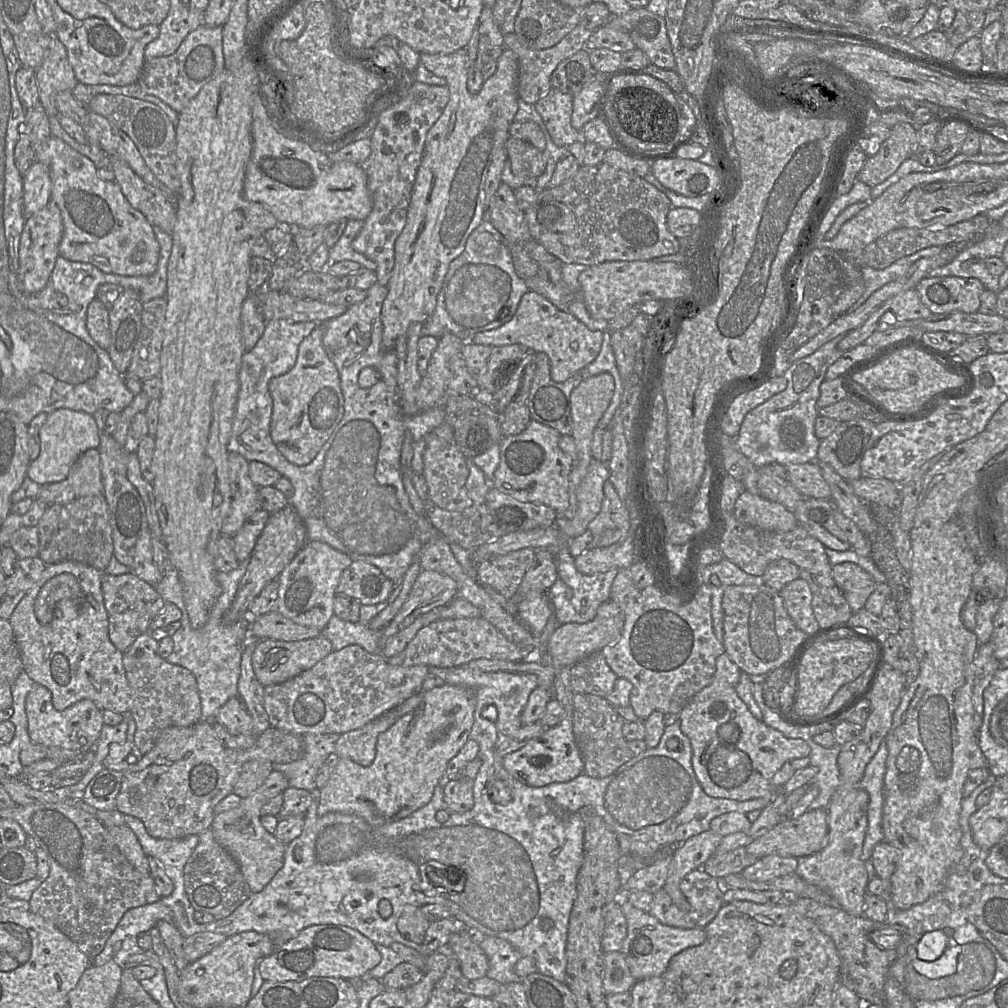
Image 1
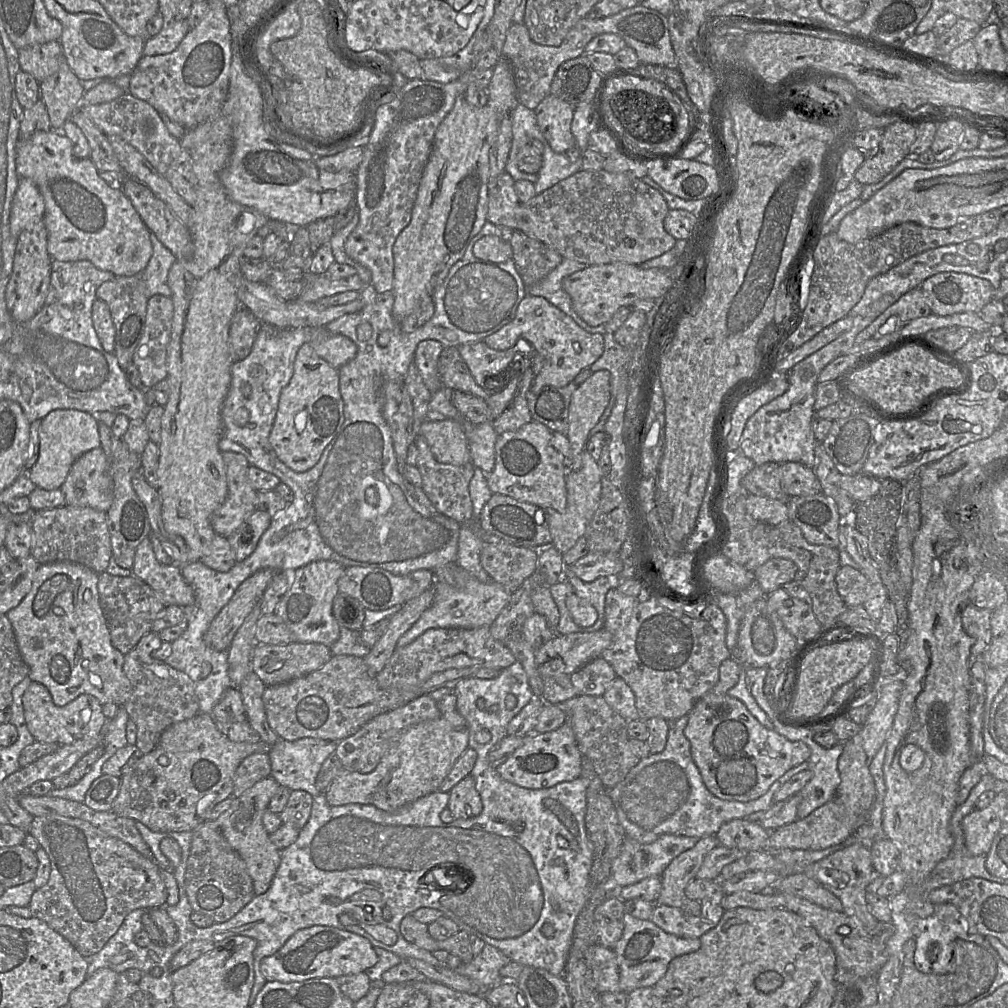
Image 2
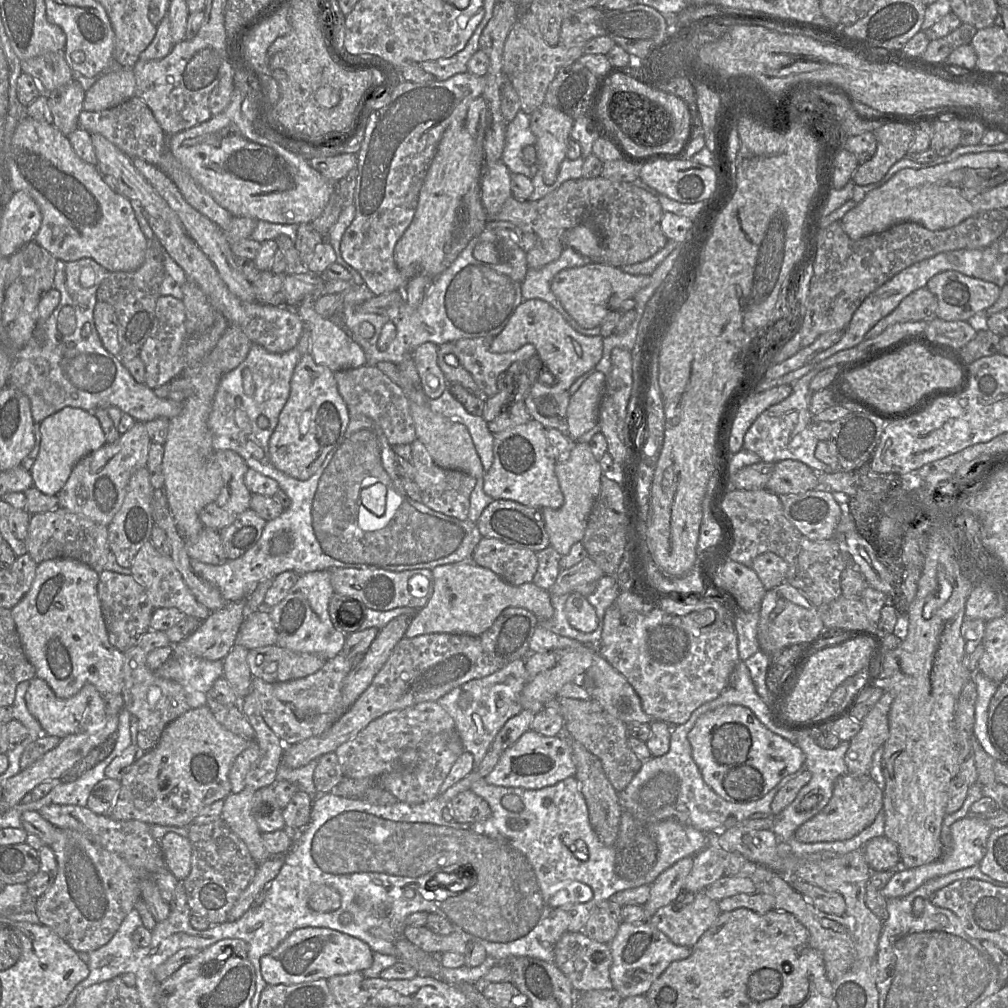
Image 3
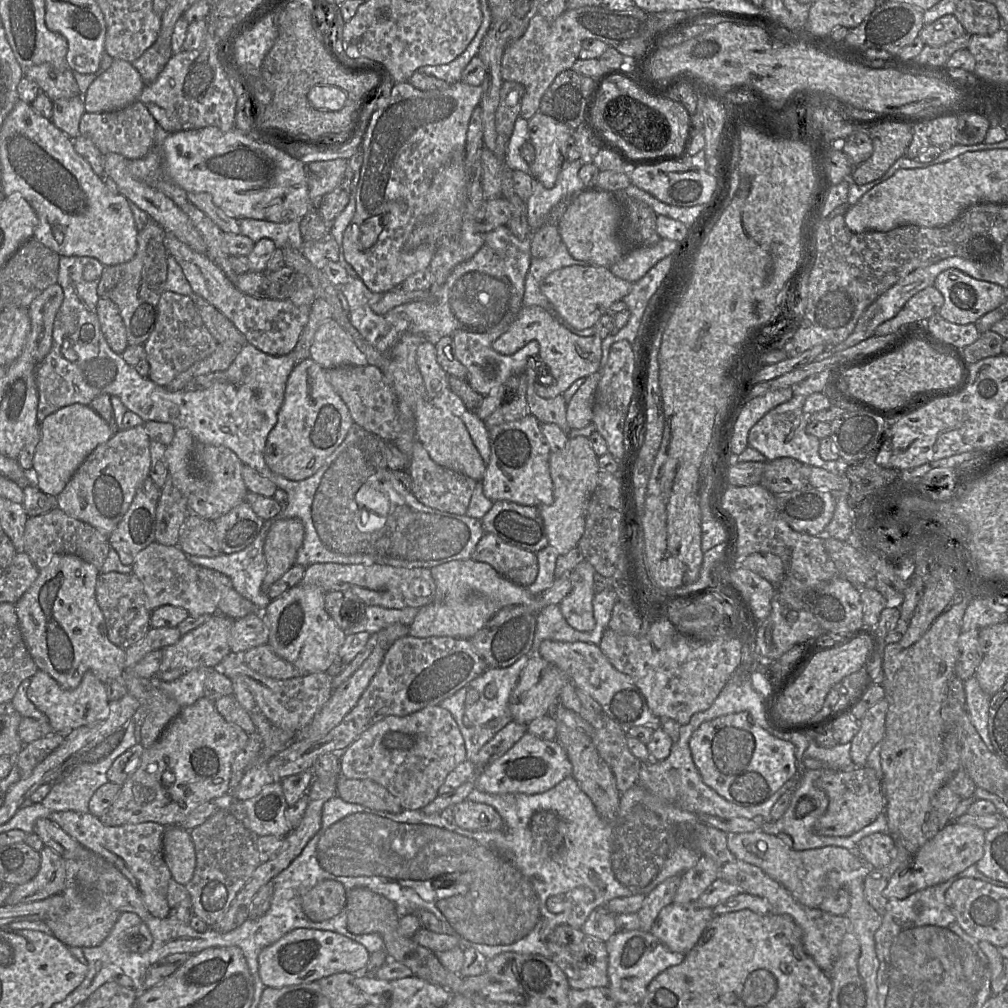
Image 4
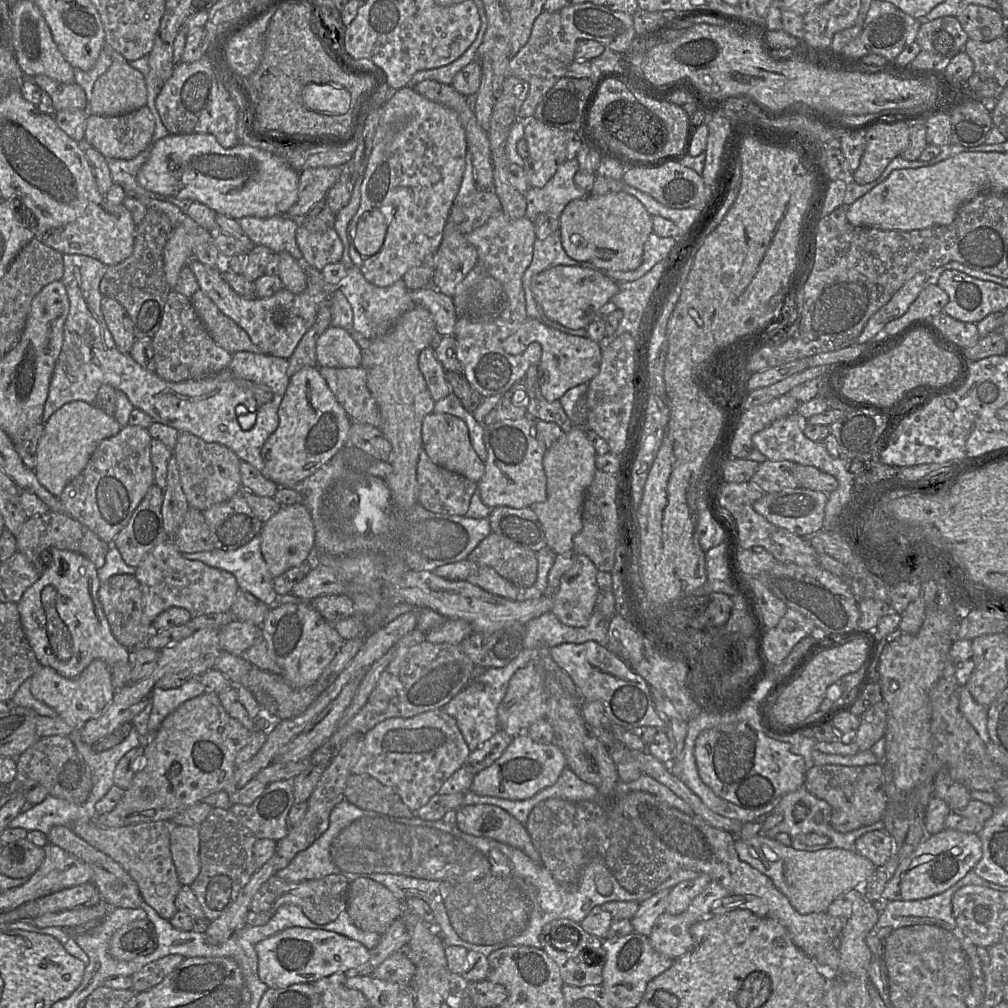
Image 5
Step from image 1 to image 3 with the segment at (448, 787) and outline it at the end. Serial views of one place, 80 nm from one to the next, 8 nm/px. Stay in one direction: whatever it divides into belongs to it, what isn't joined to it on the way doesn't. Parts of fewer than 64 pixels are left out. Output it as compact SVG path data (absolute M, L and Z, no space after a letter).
M471 789L460 792L449 803L453 820L473 823L486 820L491 815L488 803Z

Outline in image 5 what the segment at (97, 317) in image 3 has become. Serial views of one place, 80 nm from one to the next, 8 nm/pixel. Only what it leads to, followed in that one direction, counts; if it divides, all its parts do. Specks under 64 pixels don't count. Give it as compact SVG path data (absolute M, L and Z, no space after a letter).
M103 297L101 311L117 350L129 354L135 342L133 323L123 306L110 297Z

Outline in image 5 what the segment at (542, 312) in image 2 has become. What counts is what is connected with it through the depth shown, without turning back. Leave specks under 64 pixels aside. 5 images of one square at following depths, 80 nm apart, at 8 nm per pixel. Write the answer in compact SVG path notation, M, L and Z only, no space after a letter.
M528 317L519 329L502 342L502 348L511 355L523 353L533 342L542 347L538 364L541 393L548 402L559 400L569 389L588 384L600 371L602 351L598 342L551 328L541 321Z

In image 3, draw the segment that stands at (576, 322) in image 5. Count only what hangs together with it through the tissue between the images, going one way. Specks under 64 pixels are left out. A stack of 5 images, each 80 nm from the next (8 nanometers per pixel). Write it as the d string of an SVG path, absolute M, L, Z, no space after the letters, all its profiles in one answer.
M588 262L583 266L558 272L552 279L550 288L569 315L581 327L591 329L600 326L609 312L618 310L623 301L633 298L649 282L650 275L632 275L620 267Z

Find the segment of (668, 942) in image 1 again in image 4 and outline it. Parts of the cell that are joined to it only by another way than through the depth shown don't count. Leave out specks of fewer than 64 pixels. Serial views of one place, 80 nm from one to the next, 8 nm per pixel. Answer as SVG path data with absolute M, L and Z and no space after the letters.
M641 929L617 931L607 941L609 988L618 1004L640 1004L647 987L665 969L680 964L686 954L669 950L651 932Z

